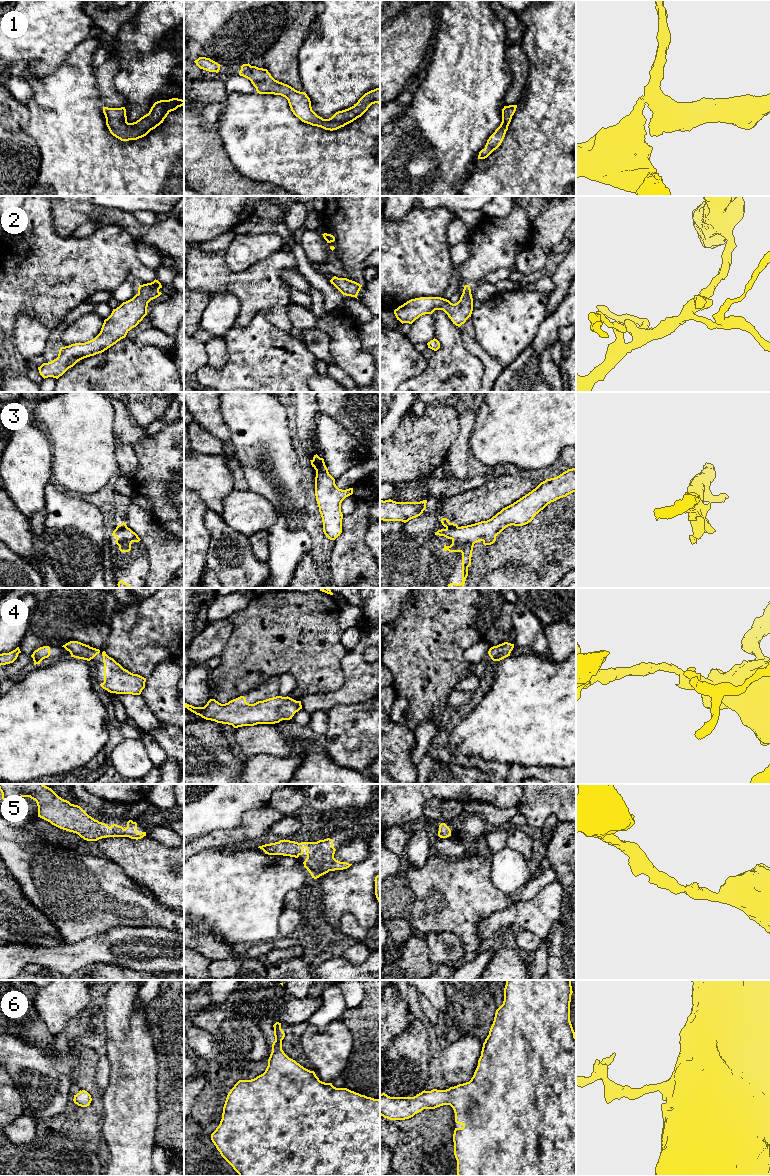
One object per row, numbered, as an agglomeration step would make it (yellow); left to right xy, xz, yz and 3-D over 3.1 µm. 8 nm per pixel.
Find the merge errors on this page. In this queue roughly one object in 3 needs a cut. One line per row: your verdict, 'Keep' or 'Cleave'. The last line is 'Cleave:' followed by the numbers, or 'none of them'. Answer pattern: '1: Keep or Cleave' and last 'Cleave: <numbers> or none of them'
1: Keep
2: Keep
3: Cleave
4: Keep
5: Keep
6: Keep
Cleave: 3

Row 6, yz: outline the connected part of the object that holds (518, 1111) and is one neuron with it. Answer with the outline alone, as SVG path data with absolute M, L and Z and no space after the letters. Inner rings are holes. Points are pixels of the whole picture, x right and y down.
M506 980L503 1004L496 1010L471 1080L446 1090L424 1090L414 1097L390 1097L382 1093L380 1115L390 1120L405 1120L423 1109L450 1105L455 1113L455 1122L463 1125L455 1128L453 1134L458 1176L576 1176L576 1036L570 1021L572 993L571 980Z

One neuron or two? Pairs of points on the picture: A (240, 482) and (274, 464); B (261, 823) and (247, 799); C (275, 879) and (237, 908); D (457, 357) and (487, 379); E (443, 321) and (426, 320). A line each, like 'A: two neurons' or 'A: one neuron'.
A: two neurons
B: two neurons
C: one neuron
D: two neurons
E: two neurons

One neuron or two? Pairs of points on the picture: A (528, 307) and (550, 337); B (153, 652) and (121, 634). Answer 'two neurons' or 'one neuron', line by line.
A: two neurons
B: one neuron

